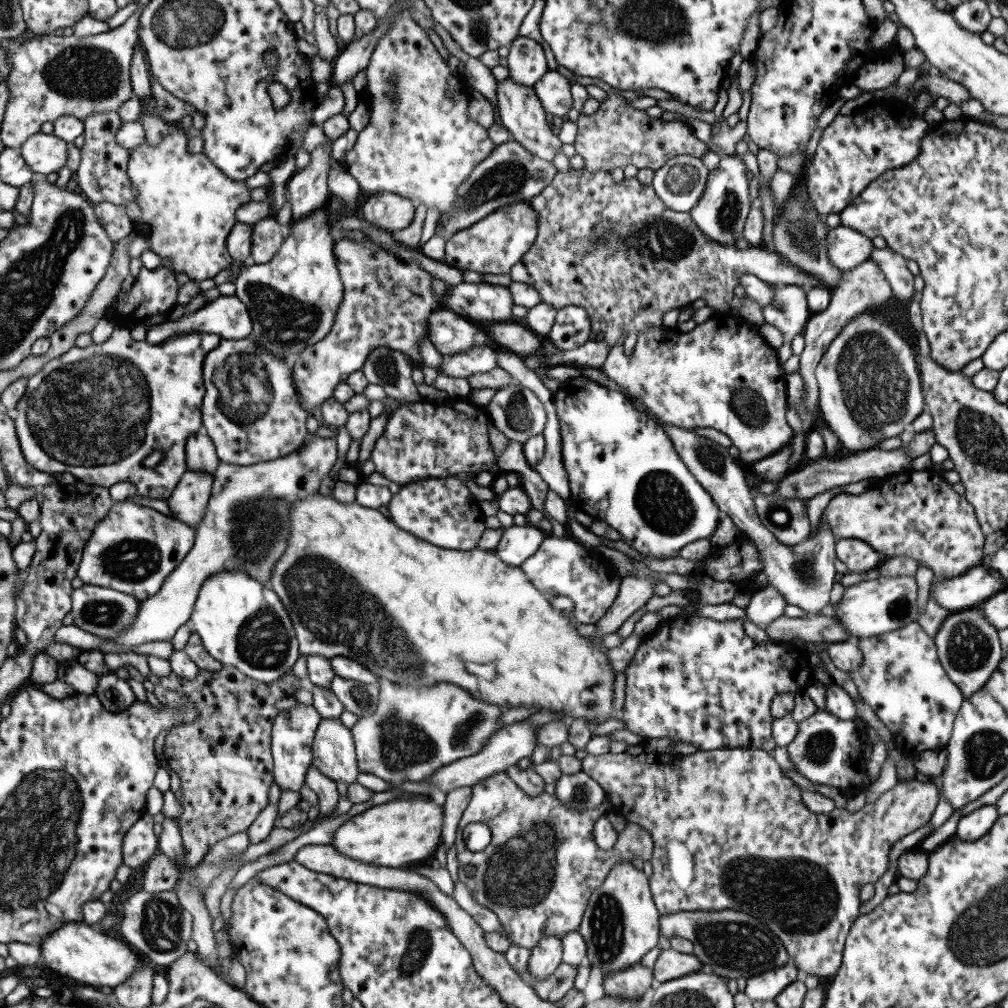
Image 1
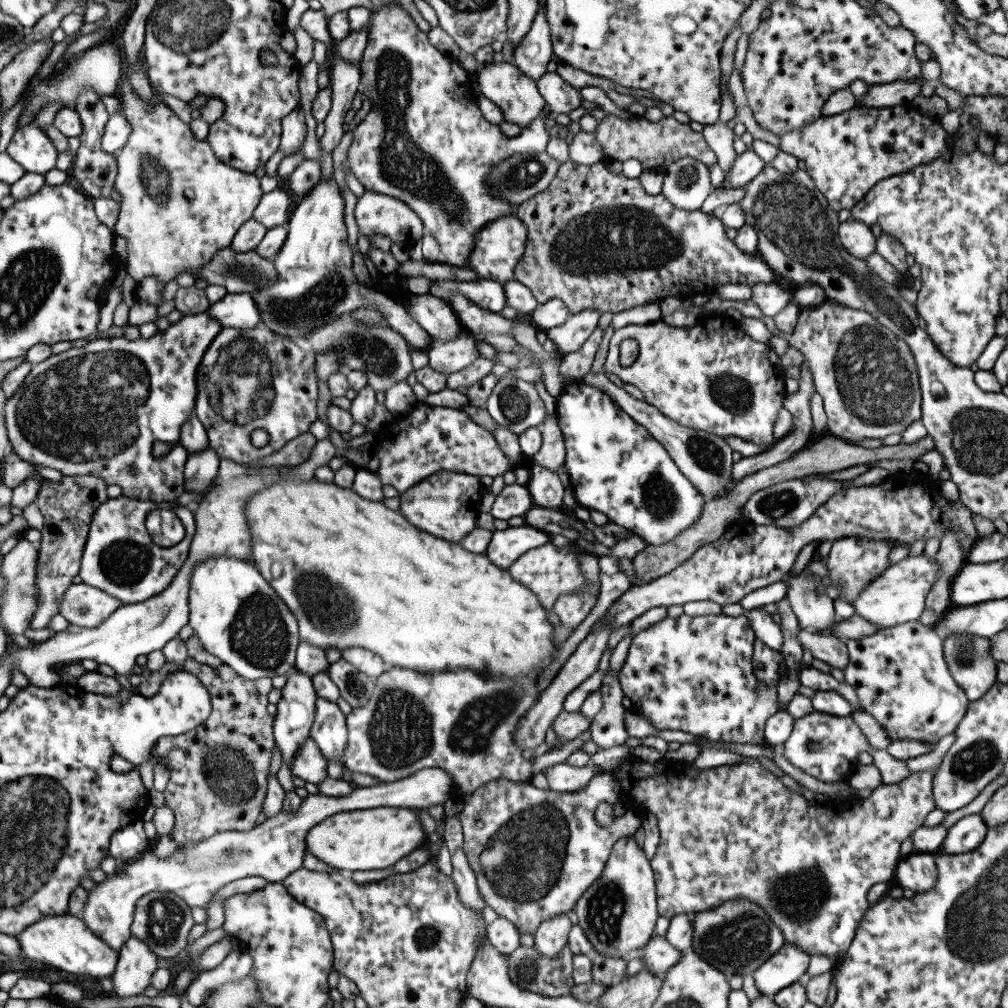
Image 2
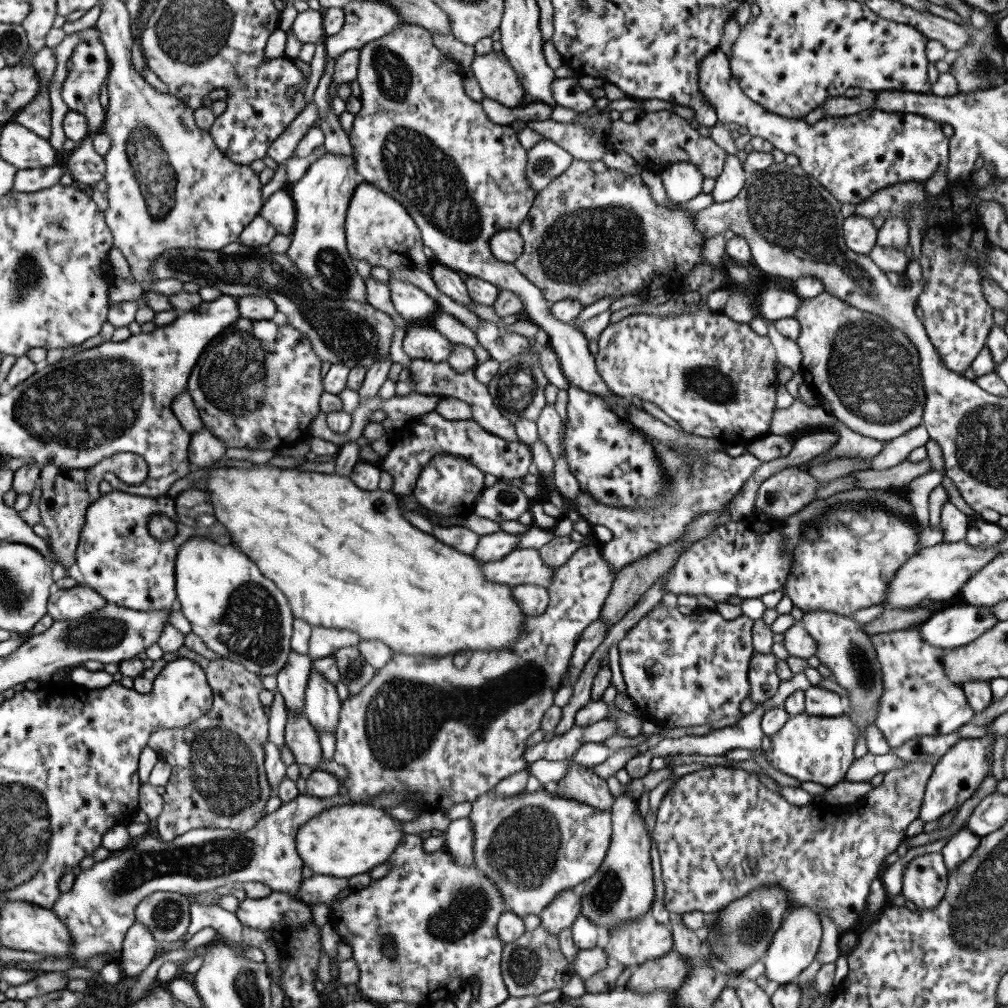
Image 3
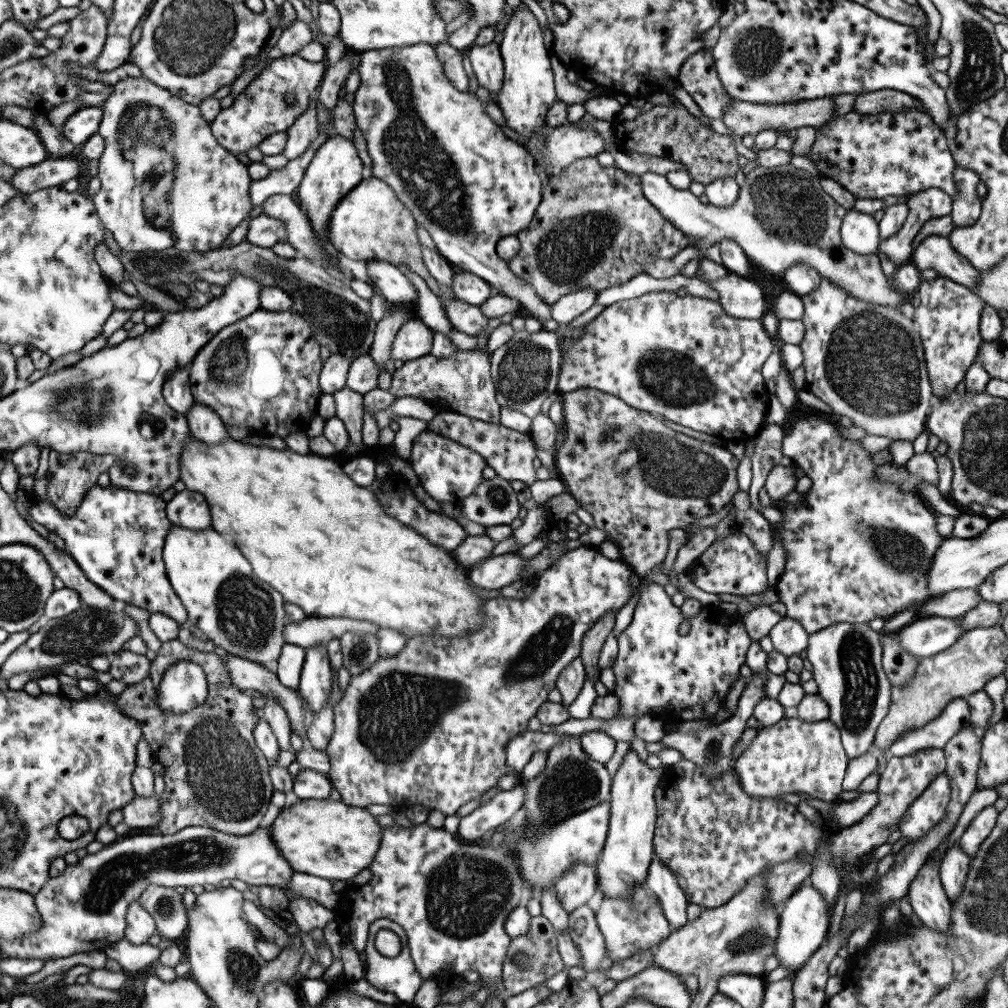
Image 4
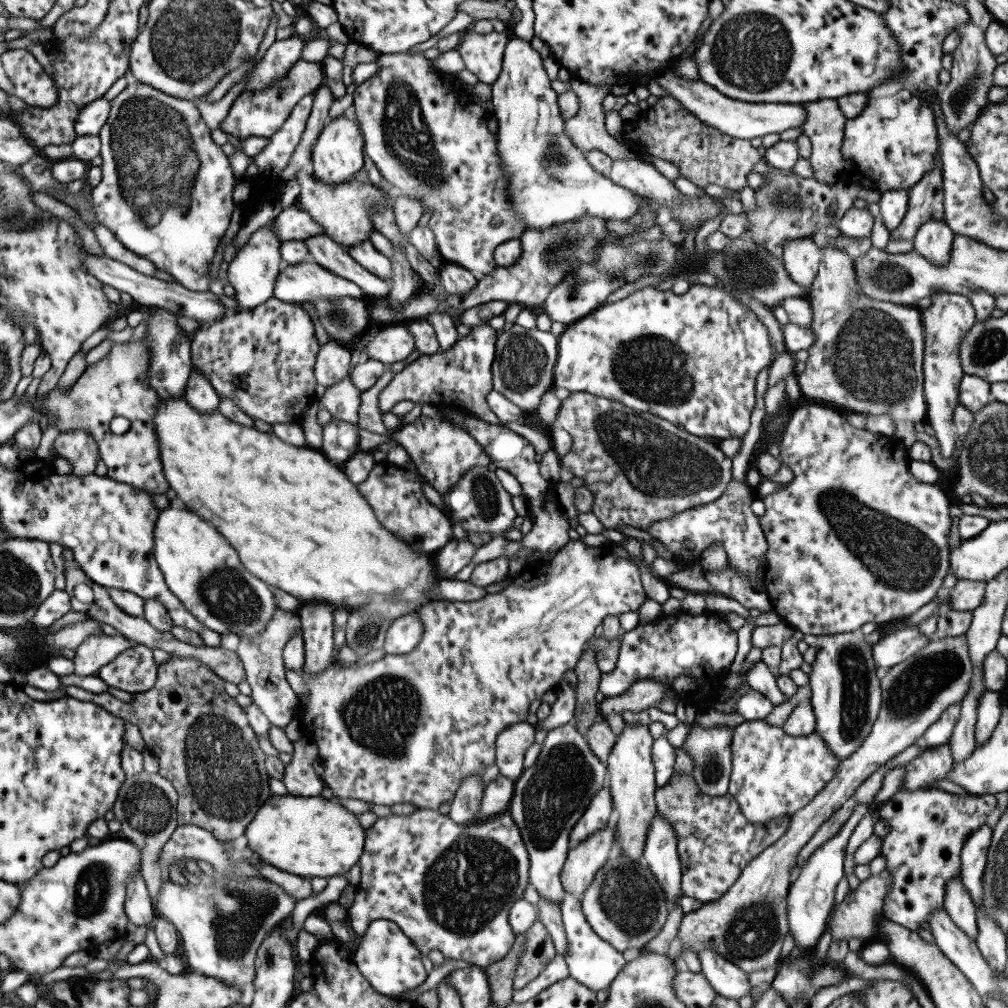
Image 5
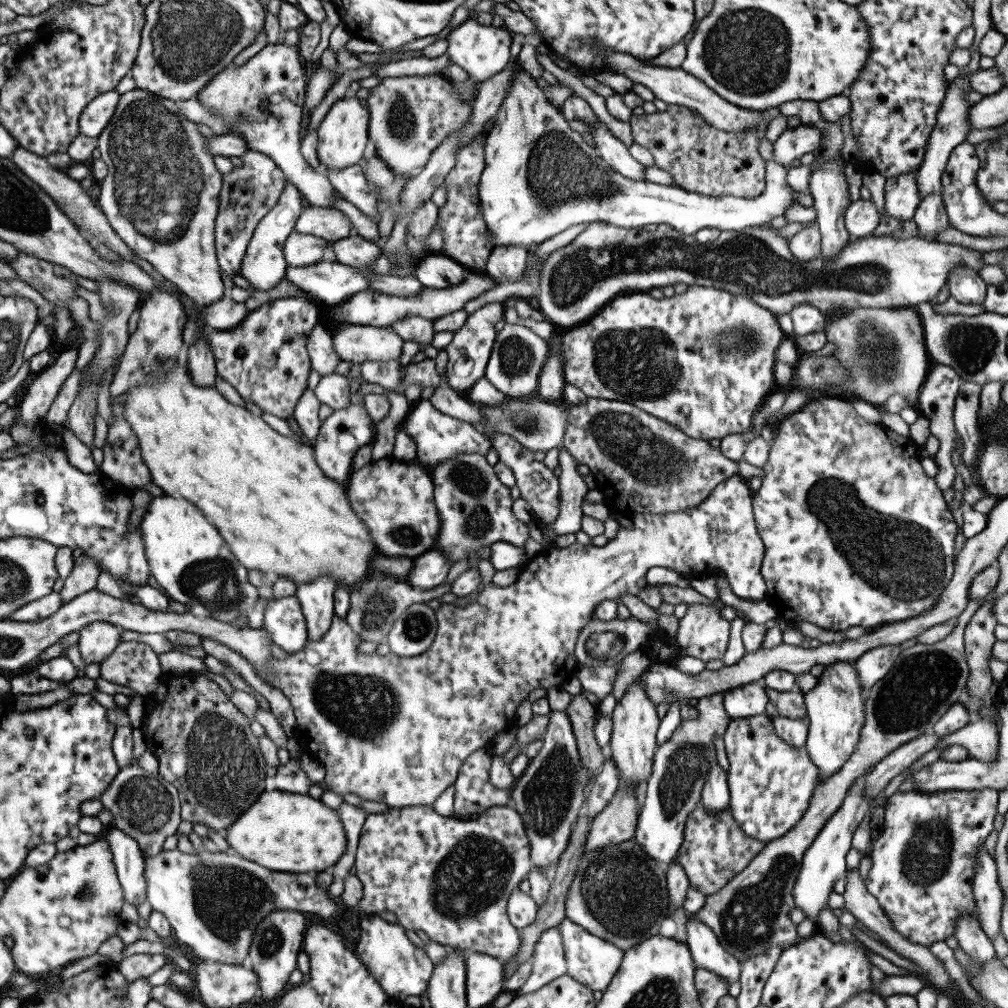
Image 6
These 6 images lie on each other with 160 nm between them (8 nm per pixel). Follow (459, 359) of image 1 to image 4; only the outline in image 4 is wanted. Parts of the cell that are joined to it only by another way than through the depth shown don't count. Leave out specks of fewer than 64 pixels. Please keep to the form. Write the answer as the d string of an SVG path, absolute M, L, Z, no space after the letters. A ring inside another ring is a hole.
M411 319L405 322L395 333L389 356L393 361L405 362L429 355L431 341L433 341L431 329L422 324L419 319Z

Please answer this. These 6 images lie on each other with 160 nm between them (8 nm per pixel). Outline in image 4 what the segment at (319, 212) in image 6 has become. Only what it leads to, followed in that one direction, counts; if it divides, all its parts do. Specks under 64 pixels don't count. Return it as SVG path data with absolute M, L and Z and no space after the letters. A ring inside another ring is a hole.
M259 213L258 216L249 219L244 240L253 246L270 248L276 242L283 242L285 233L280 220L269 218L265 213Z

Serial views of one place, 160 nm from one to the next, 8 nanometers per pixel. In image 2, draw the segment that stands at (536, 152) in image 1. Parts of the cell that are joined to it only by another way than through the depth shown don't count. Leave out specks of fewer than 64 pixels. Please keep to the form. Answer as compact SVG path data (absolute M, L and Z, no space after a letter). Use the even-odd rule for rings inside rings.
M489 62L477 69L477 83L480 93L499 107L503 120L519 126L527 127L545 106L543 98L536 89L536 81L525 76L514 64Z

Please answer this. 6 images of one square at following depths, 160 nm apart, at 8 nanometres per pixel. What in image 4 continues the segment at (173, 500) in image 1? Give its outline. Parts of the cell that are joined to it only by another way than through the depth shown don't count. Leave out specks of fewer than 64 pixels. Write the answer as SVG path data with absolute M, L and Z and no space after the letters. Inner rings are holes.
M194 403L184 416L188 424L188 434L207 446L214 446L230 438L215 412L201 403Z

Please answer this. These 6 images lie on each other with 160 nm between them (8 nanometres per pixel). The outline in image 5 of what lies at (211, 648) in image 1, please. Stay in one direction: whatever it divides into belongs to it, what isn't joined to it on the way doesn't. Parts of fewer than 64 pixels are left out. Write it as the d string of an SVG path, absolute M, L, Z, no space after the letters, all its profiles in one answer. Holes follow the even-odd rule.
M174 502L160 509L153 529L153 556L161 570L167 588L179 599L179 603L193 615L205 628L218 632L221 637L228 633L251 638L263 632L267 621L275 613L276 603L272 588L266 582L255 578L245 568L230 544L211 524L197 516L190 509L182 508Z

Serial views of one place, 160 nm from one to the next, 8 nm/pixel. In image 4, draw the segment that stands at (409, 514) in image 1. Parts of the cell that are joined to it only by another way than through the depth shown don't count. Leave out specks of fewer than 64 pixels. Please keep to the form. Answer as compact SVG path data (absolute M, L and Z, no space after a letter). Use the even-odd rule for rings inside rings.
M421 431L414 439L409 455L410 466L413 469L423 490L436 500L442 502L453 502L459 507L460 502L470 494L481 482L482 470L486 466L485 461L479 454L465 448L458 442L453 442L446 436L434 432Z

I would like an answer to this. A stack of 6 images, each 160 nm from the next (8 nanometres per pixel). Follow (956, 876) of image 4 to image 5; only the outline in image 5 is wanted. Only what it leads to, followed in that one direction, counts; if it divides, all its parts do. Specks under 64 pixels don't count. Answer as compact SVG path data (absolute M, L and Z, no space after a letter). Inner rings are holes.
M951 878L947 882L942 908L965 936L973 940L977 938L976 906L968 891L963 888L960 878Z

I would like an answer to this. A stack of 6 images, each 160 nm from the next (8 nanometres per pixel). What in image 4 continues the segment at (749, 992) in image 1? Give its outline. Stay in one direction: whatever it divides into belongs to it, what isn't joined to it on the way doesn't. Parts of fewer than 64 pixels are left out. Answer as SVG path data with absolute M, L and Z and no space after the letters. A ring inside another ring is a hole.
M805 881L797 891L784 900L781 913L777 915L777 940L775 940L772 955L777 958L778 964L793 972L803 966L803 963L819 949L826 938L829 928L829 912L827 912L824 898L821 898L821 895L811 885L811 882Z

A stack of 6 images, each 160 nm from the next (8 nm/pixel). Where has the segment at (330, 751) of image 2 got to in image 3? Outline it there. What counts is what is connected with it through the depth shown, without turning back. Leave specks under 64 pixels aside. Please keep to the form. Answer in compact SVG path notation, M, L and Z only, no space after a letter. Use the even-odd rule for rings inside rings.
M314 668L310 669L304 690L302 713L316 732L334 734L339 718L340 701L335 687Z

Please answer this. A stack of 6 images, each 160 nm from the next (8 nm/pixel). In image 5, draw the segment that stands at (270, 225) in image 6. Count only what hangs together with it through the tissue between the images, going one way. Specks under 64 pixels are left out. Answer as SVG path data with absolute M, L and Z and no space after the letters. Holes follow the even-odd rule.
M269 220L261 228L255 230L253 234L250 234L250 239L238 250L237 253L235 253L234 258L228 262L225 276L227 276L227 282L229 282L229 286L233 289L233 297L238 308L238 310L233 310L232 312L255 308L263 301L269 300L269 298L272 297L273 285L277 273L282 269L282 267L287 265L286 262L280 257L278 251L280 240L276 238L275 233L272 231L272 228L270 228L271 223L272 220Z

